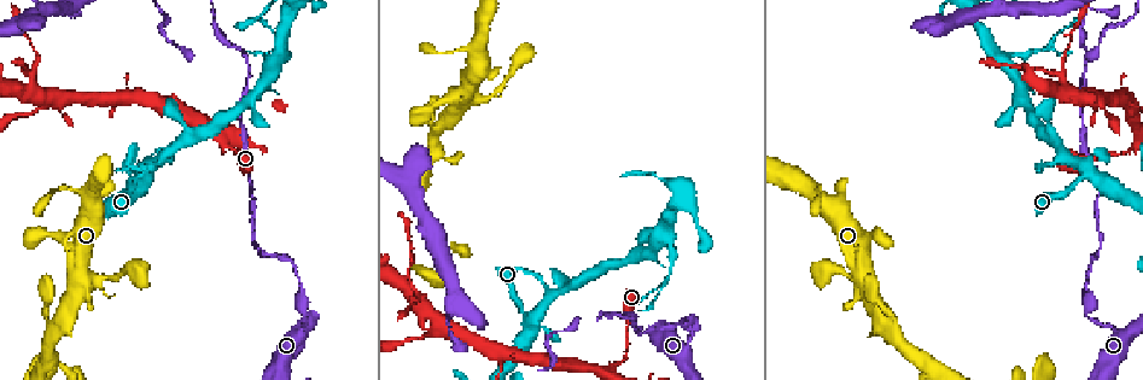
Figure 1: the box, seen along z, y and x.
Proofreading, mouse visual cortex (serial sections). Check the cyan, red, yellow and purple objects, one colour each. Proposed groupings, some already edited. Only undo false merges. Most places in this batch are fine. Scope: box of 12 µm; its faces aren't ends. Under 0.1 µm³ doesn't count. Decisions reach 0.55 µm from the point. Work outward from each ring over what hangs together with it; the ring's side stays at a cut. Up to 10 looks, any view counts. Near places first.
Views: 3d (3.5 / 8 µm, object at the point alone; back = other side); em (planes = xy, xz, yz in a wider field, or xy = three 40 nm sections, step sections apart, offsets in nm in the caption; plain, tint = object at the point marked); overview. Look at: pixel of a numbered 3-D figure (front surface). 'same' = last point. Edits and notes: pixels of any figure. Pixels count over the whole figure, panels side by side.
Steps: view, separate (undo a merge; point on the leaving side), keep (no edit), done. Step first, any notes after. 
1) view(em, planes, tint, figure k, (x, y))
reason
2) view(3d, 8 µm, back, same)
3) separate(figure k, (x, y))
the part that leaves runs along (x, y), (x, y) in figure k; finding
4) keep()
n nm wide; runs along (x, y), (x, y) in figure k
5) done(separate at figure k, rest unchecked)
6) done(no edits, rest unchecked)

view(3d, 3.5 µm, figure 1, (528, 323))
side arm on a straight run

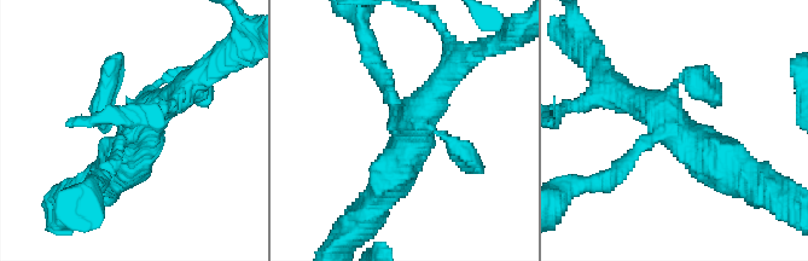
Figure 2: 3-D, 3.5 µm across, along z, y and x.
view(em, planes, tint, figure 2, (669, 122))

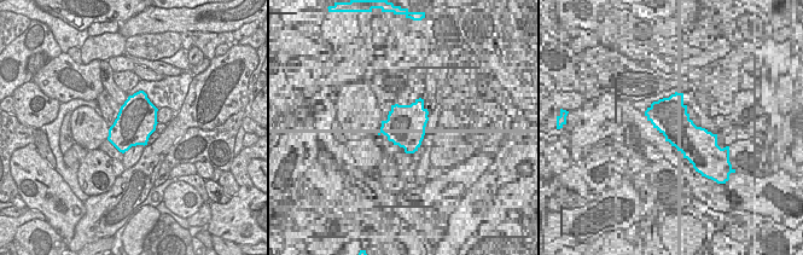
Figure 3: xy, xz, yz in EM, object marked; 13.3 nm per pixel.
keep()
runs along (104, 175), (129, 131), (181, 90) in figure 2; all the same cell

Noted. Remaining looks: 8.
view(em, xy, step 5, tint, figure 1, (1124, 100))
small branch off a trunk

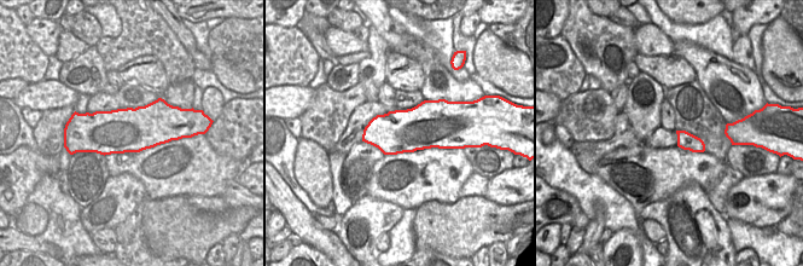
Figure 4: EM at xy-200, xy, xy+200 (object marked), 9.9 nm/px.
view(3d, 3.5 µm, same)
wider look

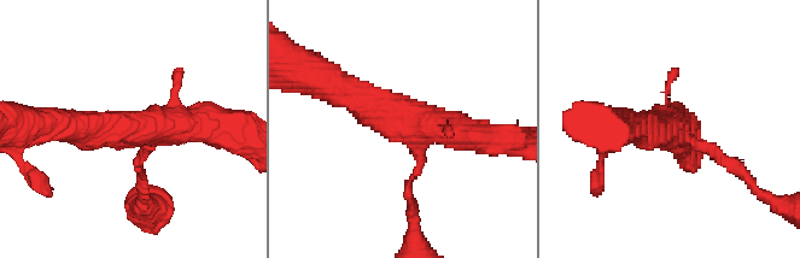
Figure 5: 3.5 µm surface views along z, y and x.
keep()
runs along (494, 140), (393, 122), (342, 94) in figure 5; one cell here

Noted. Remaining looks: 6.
view(3d, 3.5 µm, figure 1, (55, 99))
arms part here

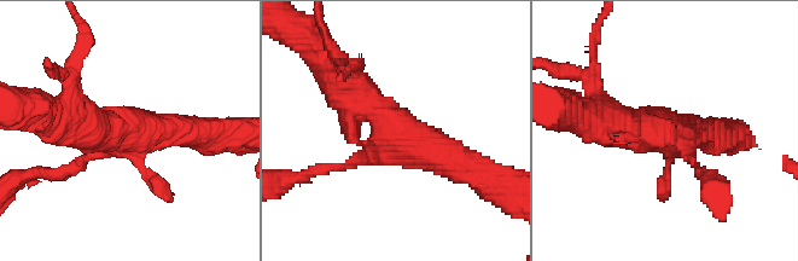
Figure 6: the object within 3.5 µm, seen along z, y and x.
view(em, xy, step 2, tint, figure 6, (680, 140))

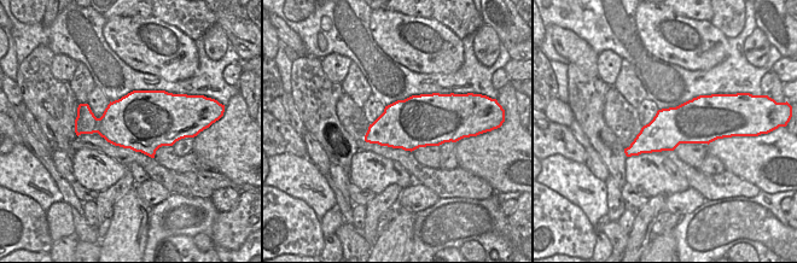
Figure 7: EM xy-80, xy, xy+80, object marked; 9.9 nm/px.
keep()
runs along (475, 173), (408, 139), (341, 80) in figure 6; continuous, no second cell

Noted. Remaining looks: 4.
view(3d, 8 µm, figure 1, (892, 329))
abrupt turn

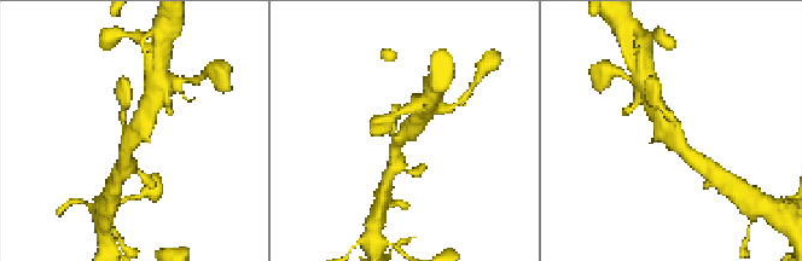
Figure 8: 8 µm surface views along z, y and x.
view(3d, 3.5 µm, figure 8, (402, 136))
zoom in

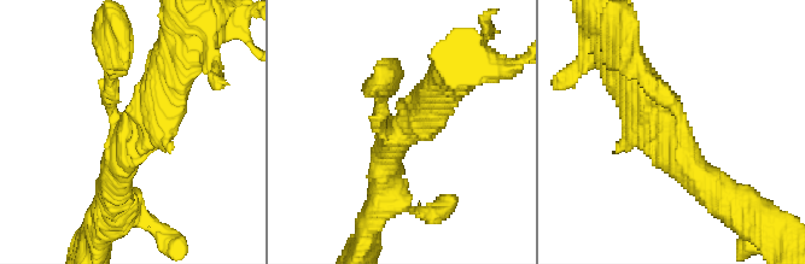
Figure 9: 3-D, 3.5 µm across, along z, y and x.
keep()
runs along (633, 74), (684, 158), (722, 195) in figure 9; all the same cell

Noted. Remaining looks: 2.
done(no edits, rest unchecked)

